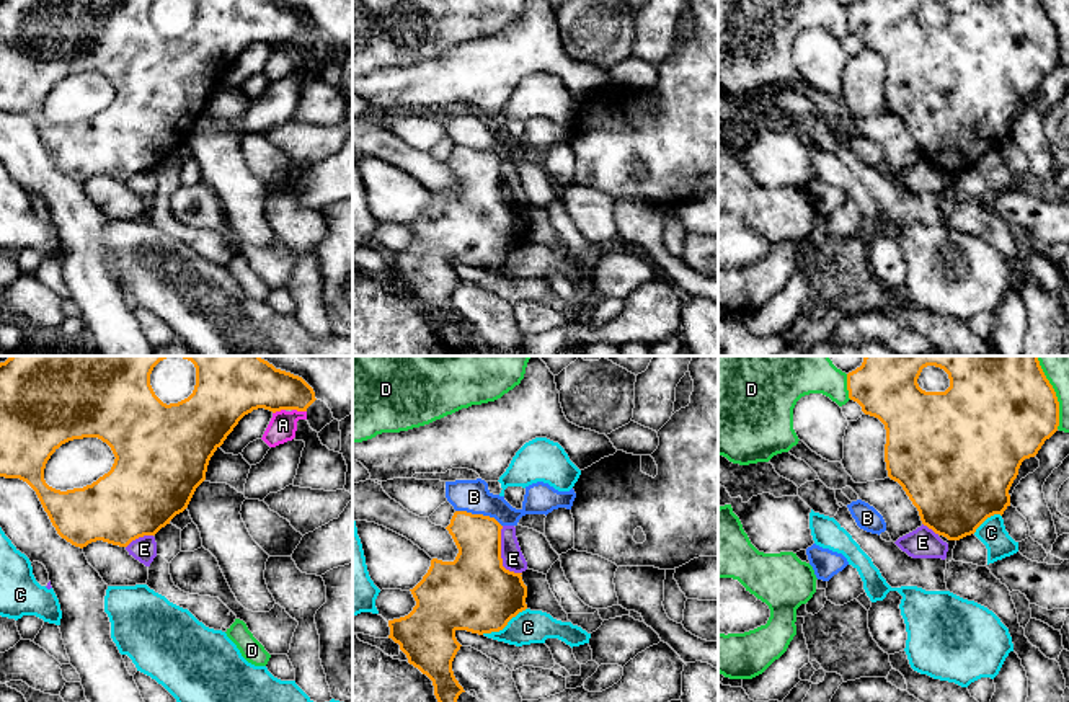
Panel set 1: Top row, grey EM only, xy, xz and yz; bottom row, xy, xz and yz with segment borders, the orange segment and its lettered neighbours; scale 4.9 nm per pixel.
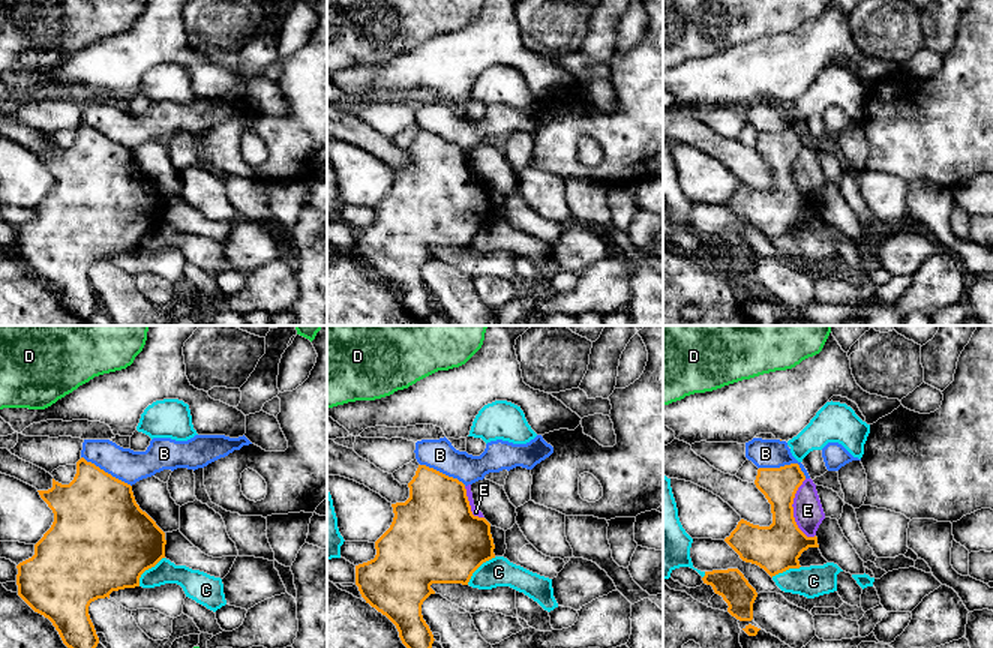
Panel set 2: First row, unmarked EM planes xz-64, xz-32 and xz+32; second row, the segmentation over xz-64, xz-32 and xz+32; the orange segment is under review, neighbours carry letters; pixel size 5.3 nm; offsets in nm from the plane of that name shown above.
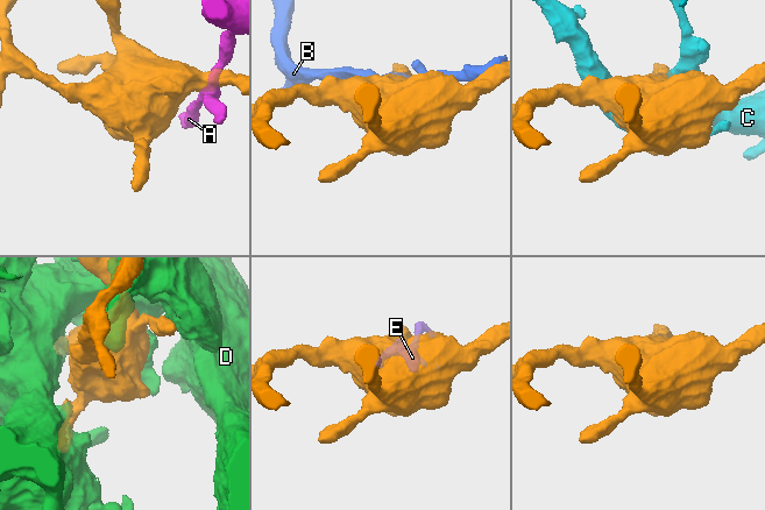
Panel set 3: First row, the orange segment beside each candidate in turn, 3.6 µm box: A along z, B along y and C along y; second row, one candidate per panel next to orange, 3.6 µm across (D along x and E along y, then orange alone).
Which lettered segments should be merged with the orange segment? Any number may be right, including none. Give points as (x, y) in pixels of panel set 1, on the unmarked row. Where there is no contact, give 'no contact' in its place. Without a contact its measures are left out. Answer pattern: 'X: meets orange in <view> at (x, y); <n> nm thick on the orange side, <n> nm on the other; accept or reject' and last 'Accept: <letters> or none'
A: meets orange in xy at (299, 44); 220 nm thick on the orange side, 140 nm on the other; reject
B: meets orange in xz at (479, 149); 240 nm thick on the orange side, 160 nm on the other; reject
C: meets orange in xz at (503, 262); 380 nm thick on the orange side, 160 nm on the other; reject
D: meets orange in yz at (1056, 31); 460 nm thick on the orange side, 110 nm on the other; reject
E: meets orange in xz at (500, 190); 380 nm thick on the orange side, 110 nm on the other; reject
Accept: none

